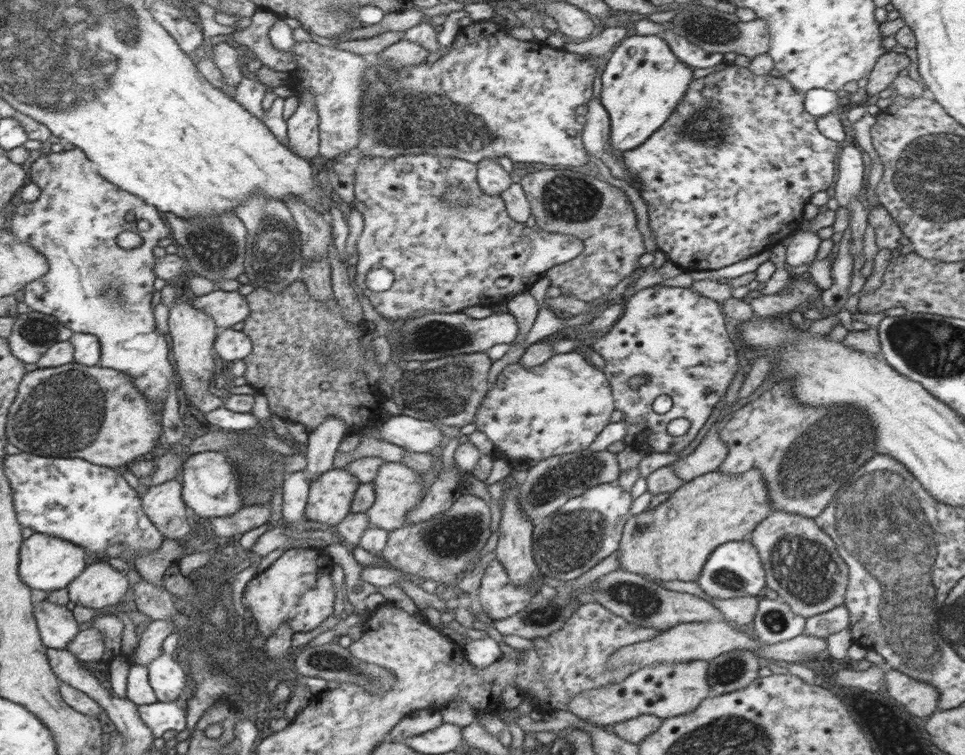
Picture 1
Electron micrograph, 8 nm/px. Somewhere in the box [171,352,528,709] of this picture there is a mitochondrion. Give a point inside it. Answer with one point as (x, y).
(443, 391)

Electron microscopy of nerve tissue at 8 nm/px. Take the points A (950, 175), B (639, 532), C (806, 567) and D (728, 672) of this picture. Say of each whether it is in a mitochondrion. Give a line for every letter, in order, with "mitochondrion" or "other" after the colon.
A: mitochondrion
B: mitochondrion
C: mitochondrion
D: mitochondrion

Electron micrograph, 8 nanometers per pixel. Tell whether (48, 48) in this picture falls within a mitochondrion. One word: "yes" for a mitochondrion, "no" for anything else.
yes

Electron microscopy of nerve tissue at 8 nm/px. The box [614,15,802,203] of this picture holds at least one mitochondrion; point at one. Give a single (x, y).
(709, 123)

